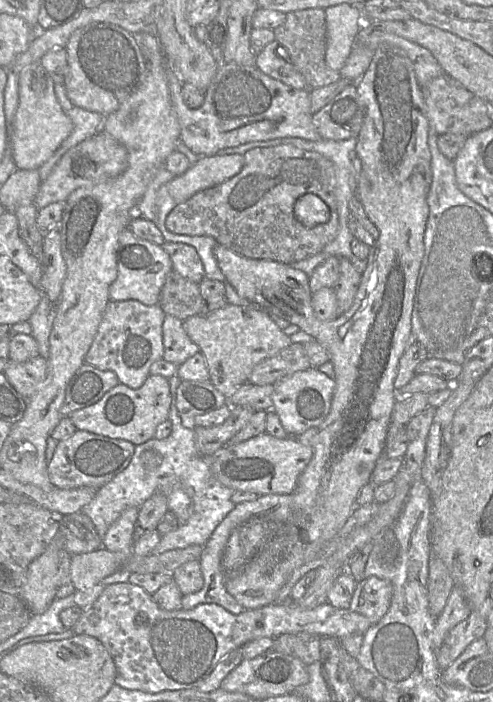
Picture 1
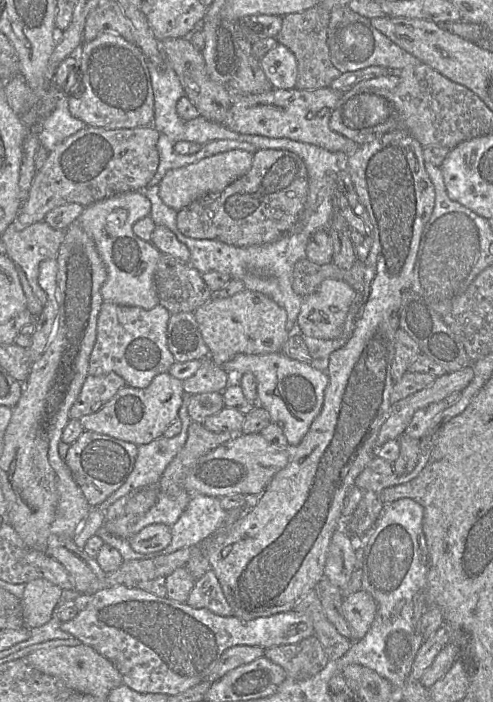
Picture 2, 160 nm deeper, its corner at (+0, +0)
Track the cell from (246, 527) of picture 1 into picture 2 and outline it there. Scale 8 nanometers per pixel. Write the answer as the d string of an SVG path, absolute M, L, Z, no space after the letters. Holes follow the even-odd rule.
M212 568L196 580L186 603L193 608L207 608L220 616L233 615L233 610Z

